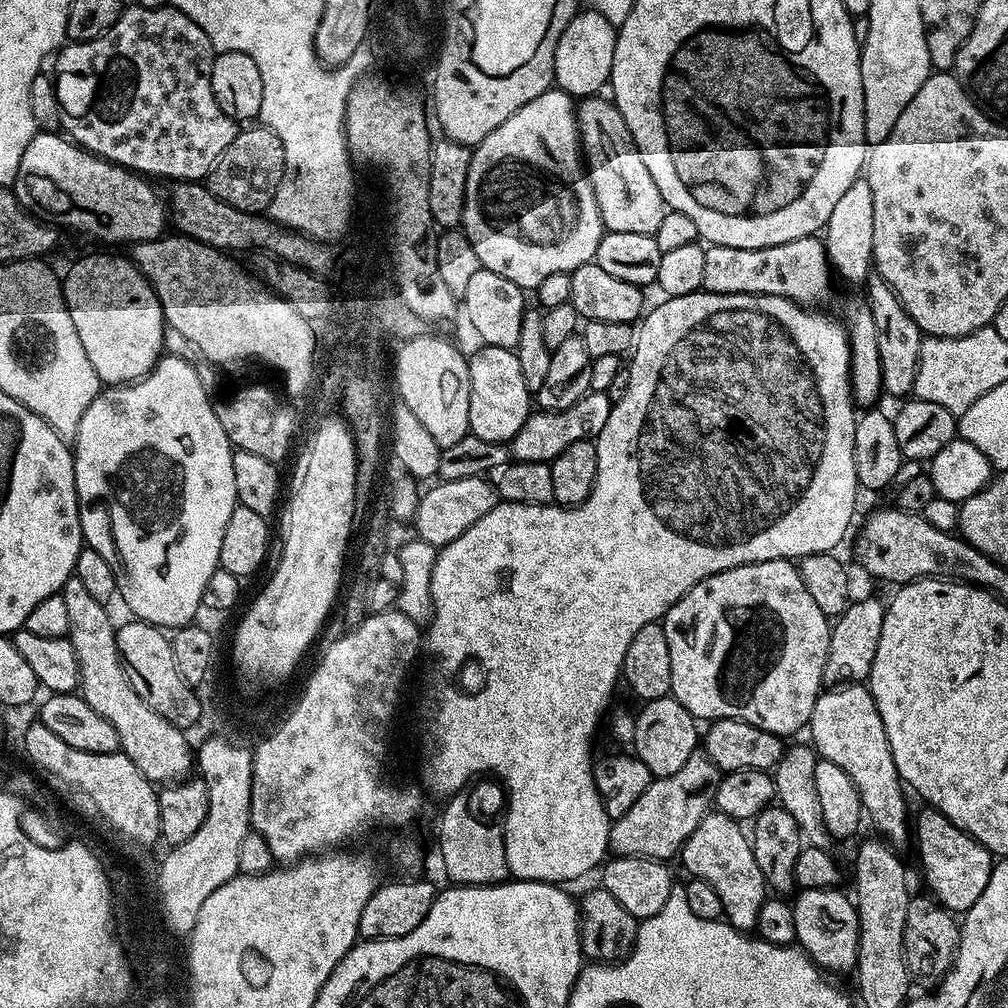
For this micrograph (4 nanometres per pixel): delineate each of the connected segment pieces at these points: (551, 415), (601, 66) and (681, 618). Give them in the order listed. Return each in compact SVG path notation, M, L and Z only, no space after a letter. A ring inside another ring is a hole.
M588 391L582 399L566 409L536 410L529 413L522 430L510 441L511 457L518 461L551 463L571 442L595 439L610 416L613 401L607 392Z
M577 11L572 20L562 30L558 46L554 50L554 84L561 92L573 98L587 98L597 95L600 87L612 78L614 50L616 49L617 25L611 24L600 12Z
M791 559L754 562L722 570L695 584L664 615L662 623L670 646L671 695L697 721L741 720L781 738L809 727L811 711L822 693L832 629L829 617L810 594L801 569Z

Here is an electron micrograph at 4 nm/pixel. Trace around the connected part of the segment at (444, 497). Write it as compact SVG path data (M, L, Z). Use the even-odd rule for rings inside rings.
M474 476L452 481L439 481L436 486L419 497L416 505L414 525L417 535L434 547L441 548L454 538L460 537L499 503L499 496L483 476Z

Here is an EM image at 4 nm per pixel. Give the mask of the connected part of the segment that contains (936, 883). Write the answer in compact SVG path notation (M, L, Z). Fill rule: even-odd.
M931 806L921 807L921 812L914 816L914 844L920 854L920 868L924 871L924 880L928 883L927 891L939 903L953 914L963 914L982 898L986 882L994 867L993 853L983 848L970 834L966 834L946 814Z

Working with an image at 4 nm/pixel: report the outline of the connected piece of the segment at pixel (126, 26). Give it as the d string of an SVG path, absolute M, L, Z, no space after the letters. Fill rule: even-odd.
M135 6L125 7L120 13L118 22L110 26L98 38L93 40L81 40L79 42L68 42L59 49L56 60L56 72L54 71L54 83L56 85L56 97L60 103L60 111L63 116L62 128L75 143L79 144L85 152L92 152L95 156L110 161L112 164L119 164L121 168L127 168L145 177L166 176L170 182L200 182L207 177L214 162L234 142L238 131L237 121L227 116L218 106L214 98L214 90L210 86L210 74L212 73L212 58L214 49L210 38L186 14L171 6L162 8L137 8Z

